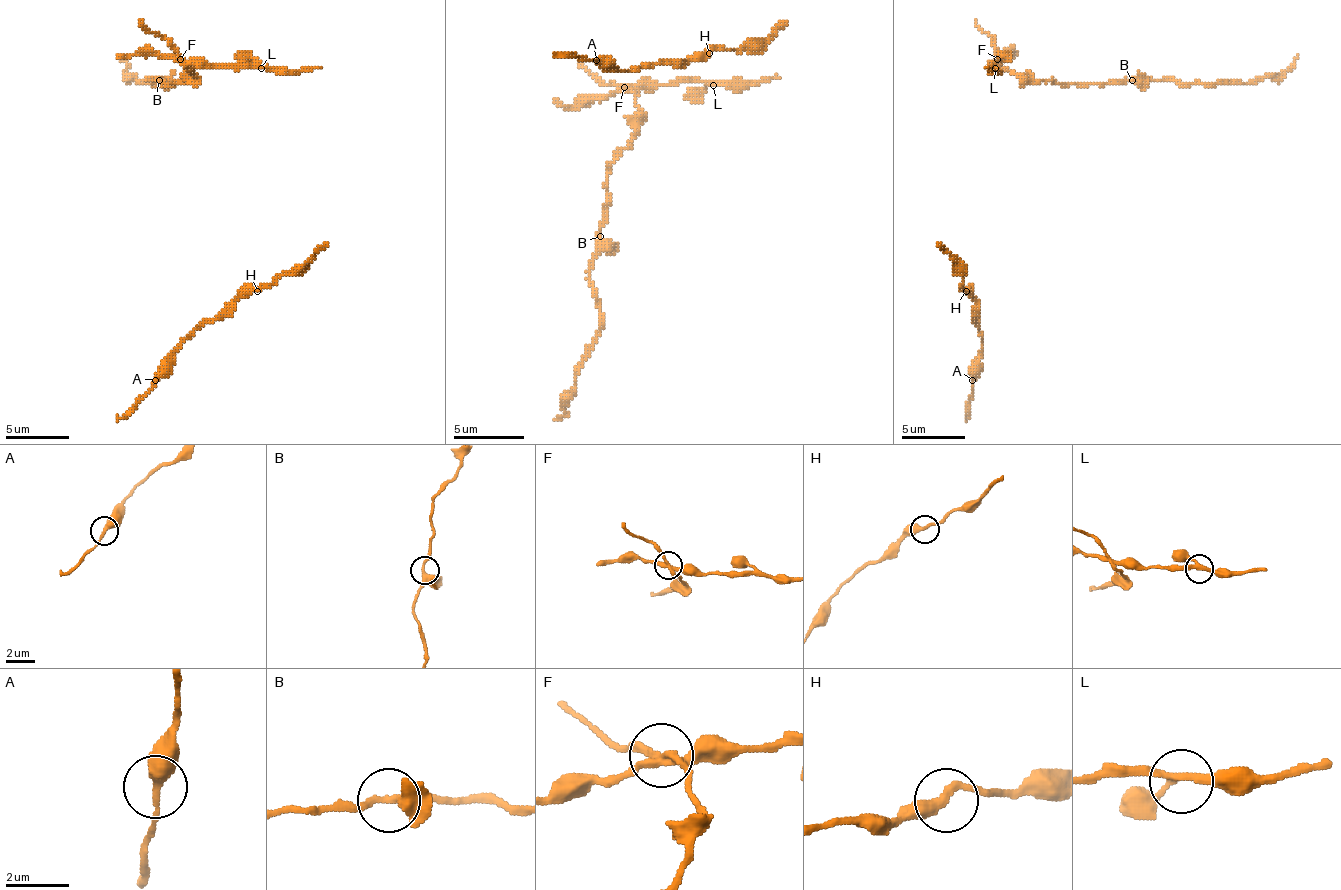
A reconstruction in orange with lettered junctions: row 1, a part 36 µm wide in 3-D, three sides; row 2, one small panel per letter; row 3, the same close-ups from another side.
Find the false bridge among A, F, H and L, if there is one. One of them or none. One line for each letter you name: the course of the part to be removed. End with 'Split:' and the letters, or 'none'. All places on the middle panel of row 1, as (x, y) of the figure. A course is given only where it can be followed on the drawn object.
F: foreign part runs (625, 88), (635, 95), (635, 131), (607, 176), (607, 222), (589, 272), (600, 335), (554, 420)
Split: F

